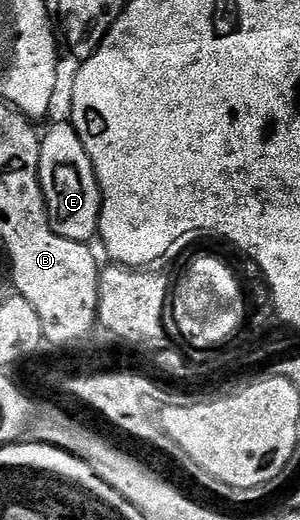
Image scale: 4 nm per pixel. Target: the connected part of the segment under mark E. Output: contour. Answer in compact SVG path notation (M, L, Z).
M70 122L56 124L40 137L40 185L55 232L79 244L97 239L104 196L94 166L86 154L86 146Z

